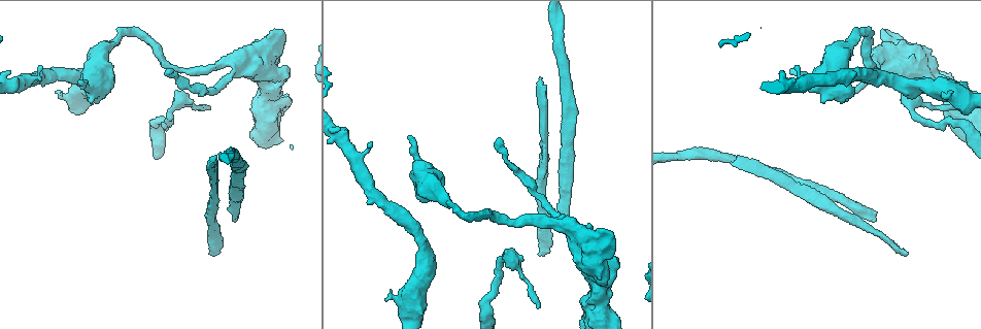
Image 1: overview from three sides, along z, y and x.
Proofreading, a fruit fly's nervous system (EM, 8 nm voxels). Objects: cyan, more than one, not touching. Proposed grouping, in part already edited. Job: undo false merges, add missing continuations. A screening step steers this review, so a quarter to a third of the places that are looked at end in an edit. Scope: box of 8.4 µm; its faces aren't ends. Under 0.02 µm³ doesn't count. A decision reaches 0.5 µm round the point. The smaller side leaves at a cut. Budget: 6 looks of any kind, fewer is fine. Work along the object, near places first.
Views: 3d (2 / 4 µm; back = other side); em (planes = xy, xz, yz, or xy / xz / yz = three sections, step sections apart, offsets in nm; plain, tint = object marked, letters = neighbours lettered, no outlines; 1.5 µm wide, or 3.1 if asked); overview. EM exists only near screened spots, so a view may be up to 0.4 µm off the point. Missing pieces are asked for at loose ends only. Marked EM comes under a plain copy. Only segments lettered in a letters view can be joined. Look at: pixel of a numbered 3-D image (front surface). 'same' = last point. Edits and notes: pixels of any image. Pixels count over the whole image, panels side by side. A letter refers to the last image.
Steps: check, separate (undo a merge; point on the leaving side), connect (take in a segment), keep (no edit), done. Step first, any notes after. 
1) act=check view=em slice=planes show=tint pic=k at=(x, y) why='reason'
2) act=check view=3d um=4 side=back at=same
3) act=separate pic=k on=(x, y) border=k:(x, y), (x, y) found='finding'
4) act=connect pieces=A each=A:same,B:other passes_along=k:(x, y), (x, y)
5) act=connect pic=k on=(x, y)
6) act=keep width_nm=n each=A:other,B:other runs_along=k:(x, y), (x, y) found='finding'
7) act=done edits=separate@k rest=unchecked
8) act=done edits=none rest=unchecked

act=check view=3d um=2 side=back pic=1 at=(77, 82) why='free end'

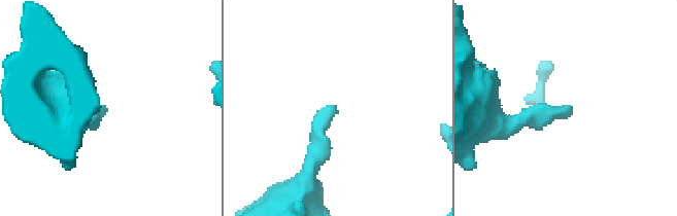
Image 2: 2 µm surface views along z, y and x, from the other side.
act=check view=em slice=yz step=4 show=tint pic=2 at=(336, 106)

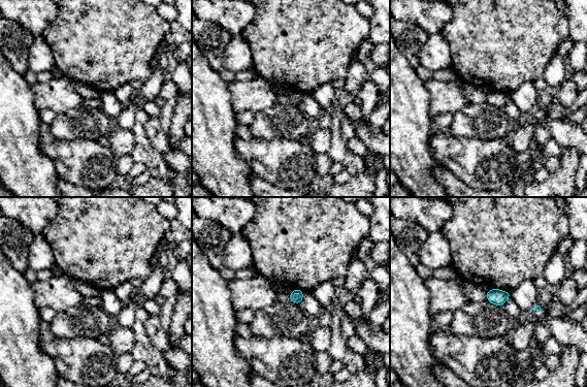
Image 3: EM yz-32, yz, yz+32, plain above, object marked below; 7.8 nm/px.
act=check view=em slice=planes show=letters at=same

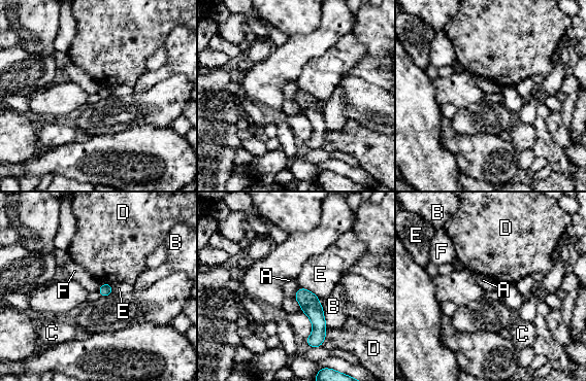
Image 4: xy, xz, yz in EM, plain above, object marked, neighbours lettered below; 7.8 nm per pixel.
act=keep each=A:other,B:other,C:other,D:other,E:other,F:other runs_along=4:(301, 290), (317, 316), (318, 344) found='no lettered segment goes on from it'

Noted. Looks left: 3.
act=check view=em slice=planes show=letters pic=1 at=(208, 253) why='tapers out'

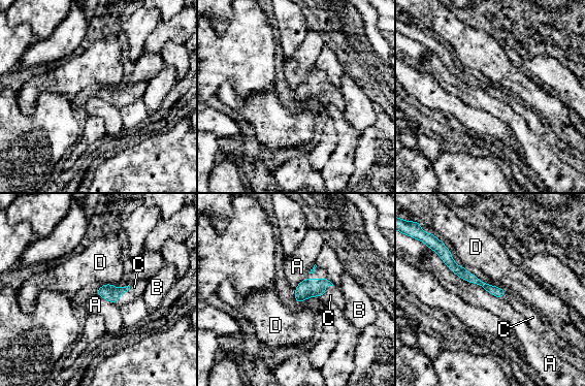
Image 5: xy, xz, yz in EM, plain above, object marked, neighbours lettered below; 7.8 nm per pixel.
act=connect pieces=C each=A:other,B:other,C:same,D:other passes_along=5:(109, 292), (127, 290), (134, 287) found='it goes on there'

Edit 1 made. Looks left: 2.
act=check view=em slice=planes show=letters pic=1 at=(461, 217) why='abrupt turn'

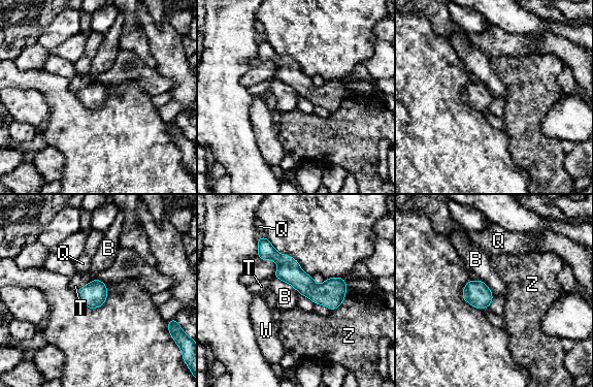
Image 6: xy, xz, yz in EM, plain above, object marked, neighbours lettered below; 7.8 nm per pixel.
act=keep each=B:other,Q:other,T:other,W:other,Z:other border=6:(274, 276), (291, 284), (300, 293) found='all the same cell'

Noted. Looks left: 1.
act=done edits=connect@5 rest=unchecked

